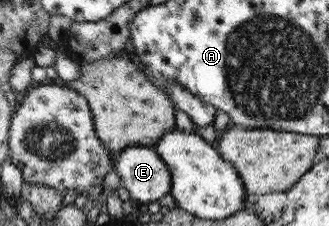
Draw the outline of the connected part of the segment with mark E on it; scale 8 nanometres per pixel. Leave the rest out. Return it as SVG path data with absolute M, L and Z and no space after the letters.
M154 147L125 148L116 163L116 173L135 202L147 204L171 192L170 170Z

